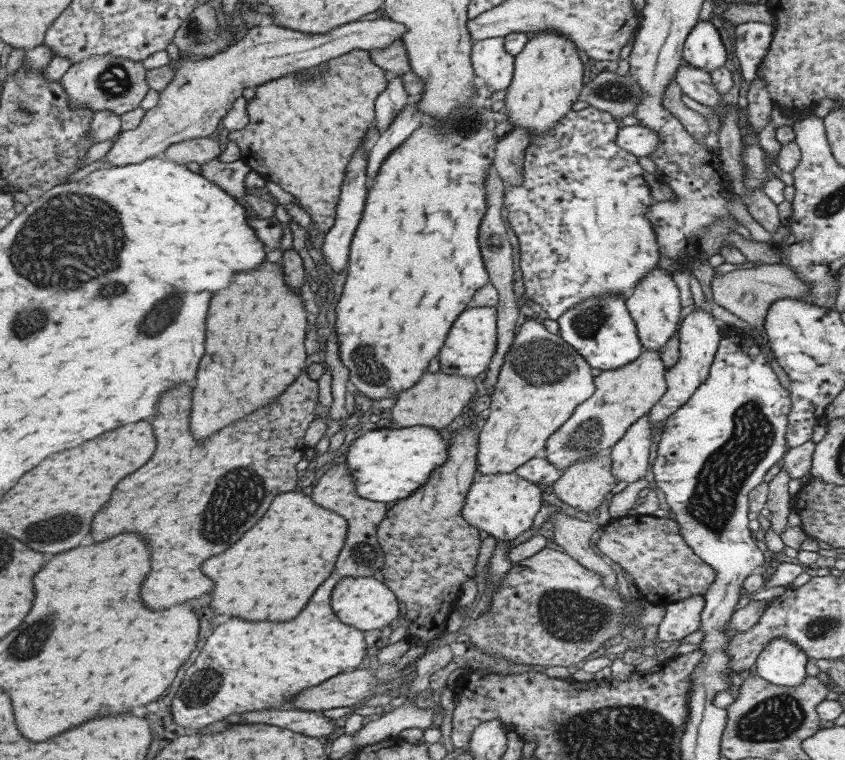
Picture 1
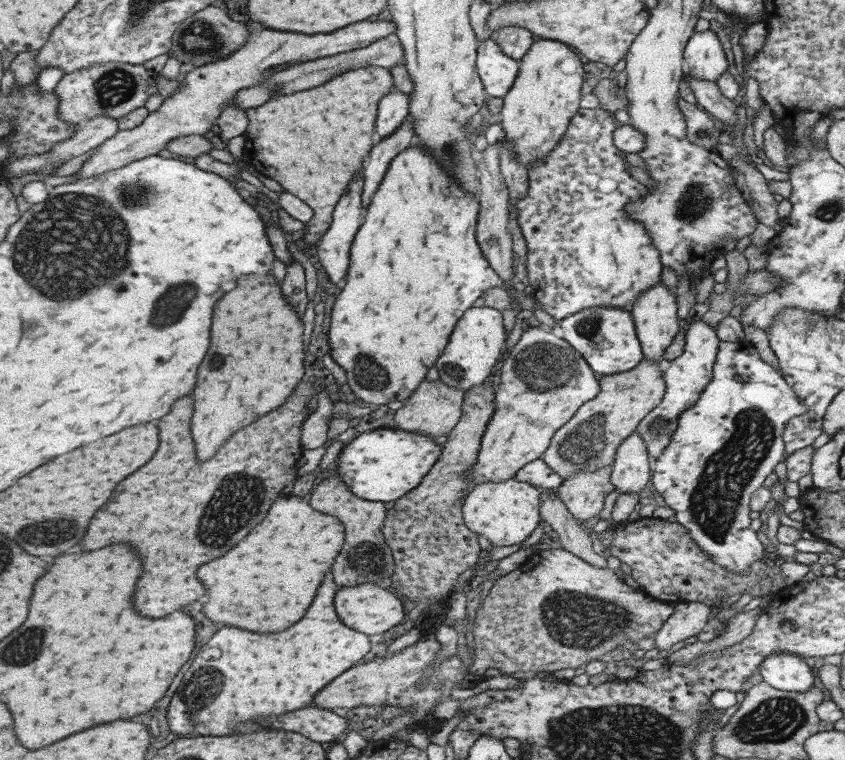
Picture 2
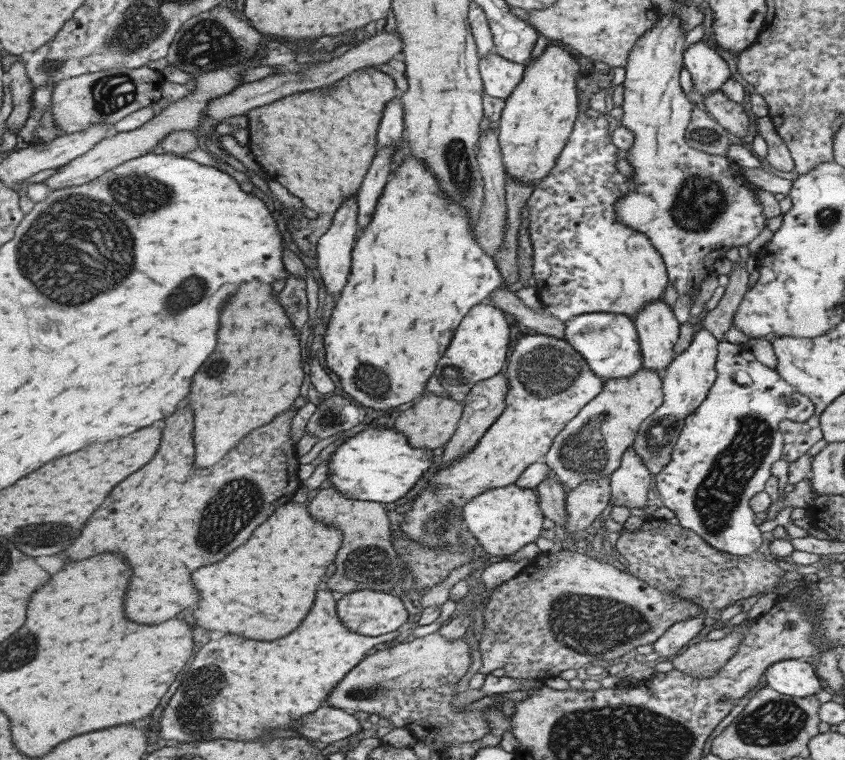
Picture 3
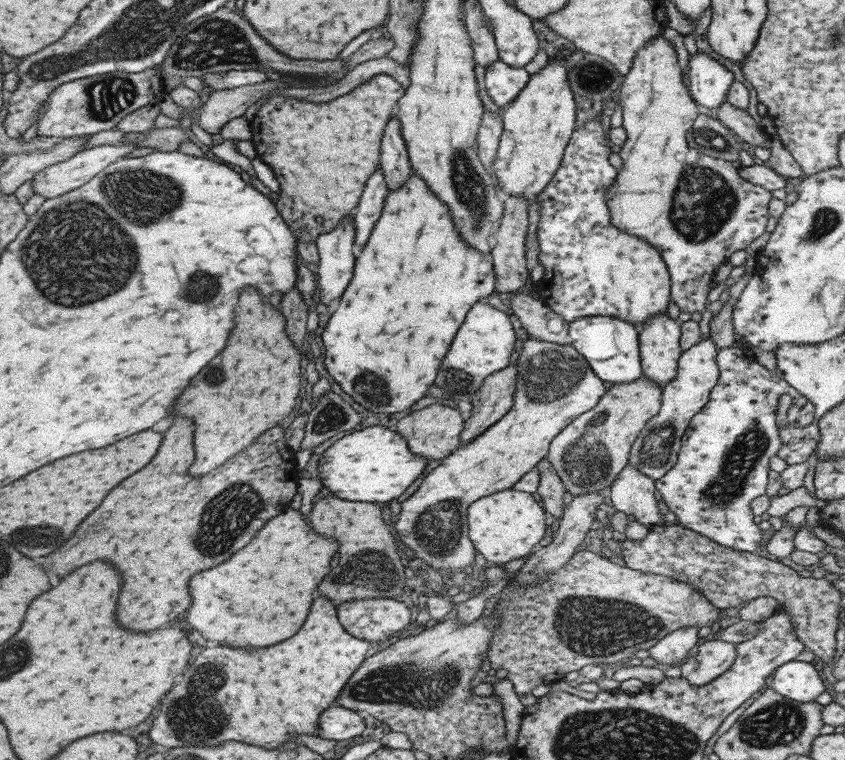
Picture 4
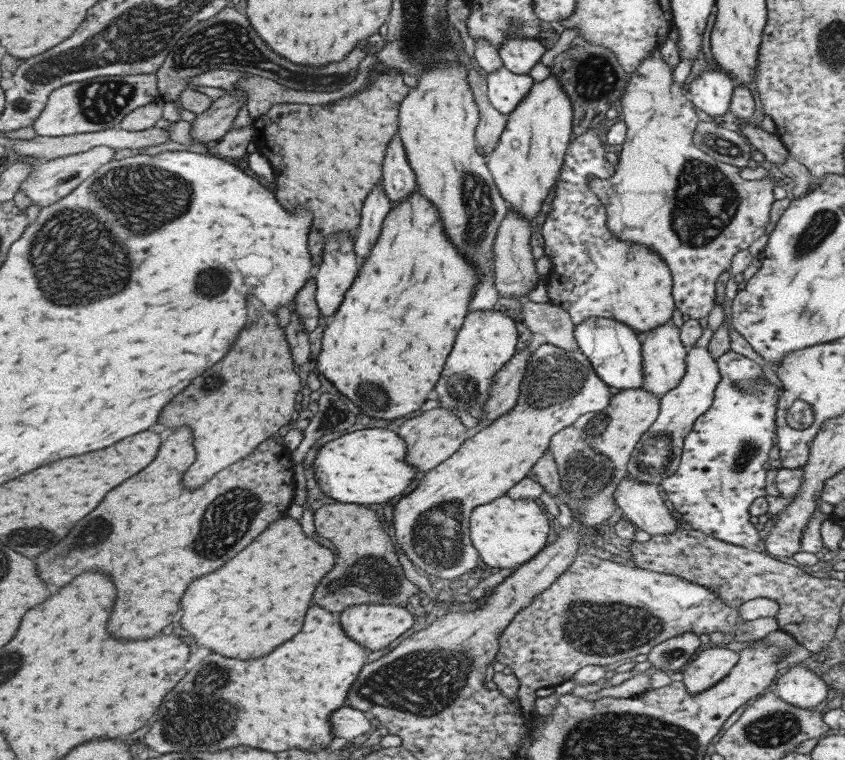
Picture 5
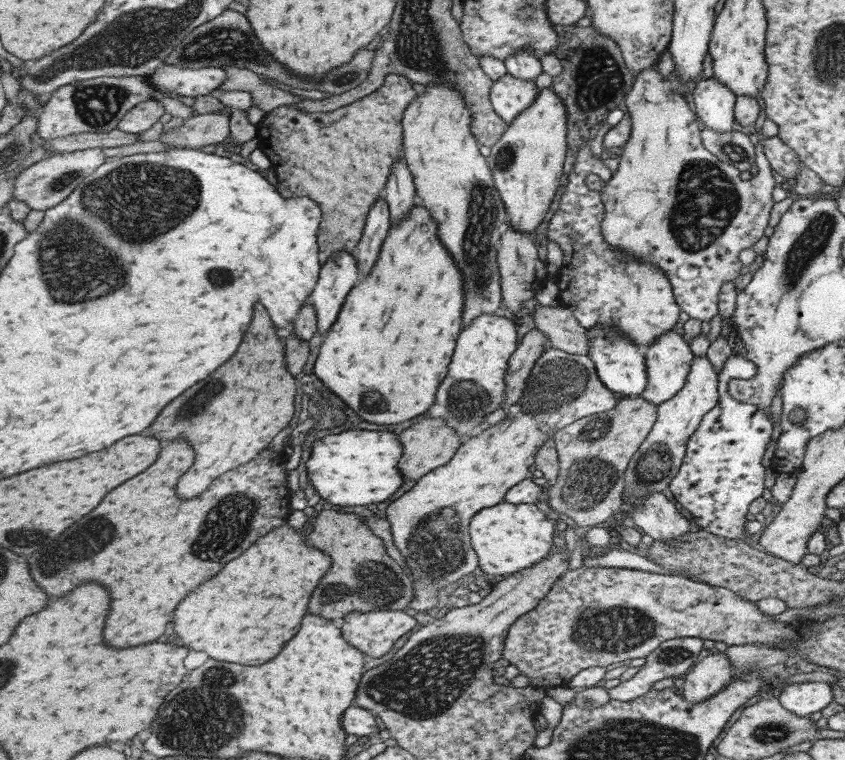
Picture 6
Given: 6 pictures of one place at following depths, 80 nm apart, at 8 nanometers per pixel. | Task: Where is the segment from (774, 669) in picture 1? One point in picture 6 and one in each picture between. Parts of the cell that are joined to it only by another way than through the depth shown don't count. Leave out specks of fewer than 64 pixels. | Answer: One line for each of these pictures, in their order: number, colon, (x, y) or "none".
2: (782, 670)
3: (793, 677)
4: (796, 680)
5: (799, 686)
6: (802, 699)

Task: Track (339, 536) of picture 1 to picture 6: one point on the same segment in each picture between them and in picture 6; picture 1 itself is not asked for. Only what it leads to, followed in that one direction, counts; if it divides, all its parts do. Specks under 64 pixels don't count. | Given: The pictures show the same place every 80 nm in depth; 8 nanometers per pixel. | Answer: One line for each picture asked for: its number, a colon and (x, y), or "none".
2: (265, 584)
3: (264, 590)
4: (260, 597)
5: (258, 600)
6: (239, 616)

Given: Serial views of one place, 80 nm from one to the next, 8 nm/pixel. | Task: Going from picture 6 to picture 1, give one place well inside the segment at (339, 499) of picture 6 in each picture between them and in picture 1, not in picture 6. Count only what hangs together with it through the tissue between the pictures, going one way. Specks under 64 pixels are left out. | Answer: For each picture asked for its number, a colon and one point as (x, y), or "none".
1: (387, 465)
2: (382, 465)
3: (377, 465)
4: (371, 465)
5: (365, 467)

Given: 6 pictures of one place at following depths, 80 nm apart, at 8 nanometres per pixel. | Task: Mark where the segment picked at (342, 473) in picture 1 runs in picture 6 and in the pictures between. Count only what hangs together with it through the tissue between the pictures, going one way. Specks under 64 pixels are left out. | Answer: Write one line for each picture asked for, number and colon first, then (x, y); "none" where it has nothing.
2: (364, 557)
3: (365, 547)
4: (367, 558)
5: (367, 572)
6: (368, 579)

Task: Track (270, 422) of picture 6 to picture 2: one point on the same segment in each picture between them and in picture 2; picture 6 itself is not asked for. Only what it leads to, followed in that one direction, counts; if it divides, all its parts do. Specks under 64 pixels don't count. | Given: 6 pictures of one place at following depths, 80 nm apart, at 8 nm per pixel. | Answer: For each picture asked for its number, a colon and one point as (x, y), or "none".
2: (256, 357)
3: (255, 374)
4: (252, 386)
5: (236, 405)

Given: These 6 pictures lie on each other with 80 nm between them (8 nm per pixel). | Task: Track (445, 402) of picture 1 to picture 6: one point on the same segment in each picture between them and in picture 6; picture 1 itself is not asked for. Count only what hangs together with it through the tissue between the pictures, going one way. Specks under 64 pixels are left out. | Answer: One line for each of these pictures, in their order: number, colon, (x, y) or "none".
2: (433, 408)
3: (431, 421)
4: (433, 432)
5: (431, 437)
6: (430, 443)

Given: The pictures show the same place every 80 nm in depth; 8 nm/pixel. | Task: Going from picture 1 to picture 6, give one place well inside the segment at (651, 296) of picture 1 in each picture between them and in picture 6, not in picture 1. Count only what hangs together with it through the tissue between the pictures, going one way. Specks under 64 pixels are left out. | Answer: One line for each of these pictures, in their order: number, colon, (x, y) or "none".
2: (653, 313)
3: (657, 330)
4: (658, 347)
5: (663, 357)
6: (667, 359)

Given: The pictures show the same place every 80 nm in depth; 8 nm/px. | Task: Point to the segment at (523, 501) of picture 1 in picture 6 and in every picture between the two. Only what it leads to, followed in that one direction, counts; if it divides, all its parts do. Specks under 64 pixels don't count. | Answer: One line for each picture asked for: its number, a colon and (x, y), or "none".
2: (506, 512)
3: (501, 520)
4: (508, 524)
5: (505, 533)
6: (507, 538)

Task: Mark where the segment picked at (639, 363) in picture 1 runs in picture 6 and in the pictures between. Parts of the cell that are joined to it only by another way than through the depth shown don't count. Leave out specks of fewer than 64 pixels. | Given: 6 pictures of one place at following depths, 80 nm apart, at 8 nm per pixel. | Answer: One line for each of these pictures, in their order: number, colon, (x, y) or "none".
2: (588, 440)
3: (590, 446)
4: (589, 453)
5: (591, 454)
6: (593, 451)

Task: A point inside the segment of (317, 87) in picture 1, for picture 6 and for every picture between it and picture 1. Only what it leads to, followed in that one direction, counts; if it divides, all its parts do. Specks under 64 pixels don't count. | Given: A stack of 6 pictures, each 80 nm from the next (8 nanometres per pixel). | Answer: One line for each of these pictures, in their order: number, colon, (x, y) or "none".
2: (323, 133)
3: (317, 145)
4: (321, 154)
5: (327, 156)
6: (344, 155)

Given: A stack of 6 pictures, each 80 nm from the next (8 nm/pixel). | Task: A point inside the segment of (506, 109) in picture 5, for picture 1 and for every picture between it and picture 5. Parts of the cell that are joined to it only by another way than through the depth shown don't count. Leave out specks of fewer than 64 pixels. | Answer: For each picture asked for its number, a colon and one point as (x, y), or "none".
1: (491, 64)
2: (497, 71)
3: (499, 76)
4: (502, 82)

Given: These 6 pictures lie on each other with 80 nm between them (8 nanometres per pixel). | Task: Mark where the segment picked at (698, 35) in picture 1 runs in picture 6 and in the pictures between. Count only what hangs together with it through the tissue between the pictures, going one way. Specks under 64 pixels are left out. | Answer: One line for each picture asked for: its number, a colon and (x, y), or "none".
2: (703, 56)
3: (707, 70)
4: (708, 81)
5: (711, 90)
6: (713, 103)

